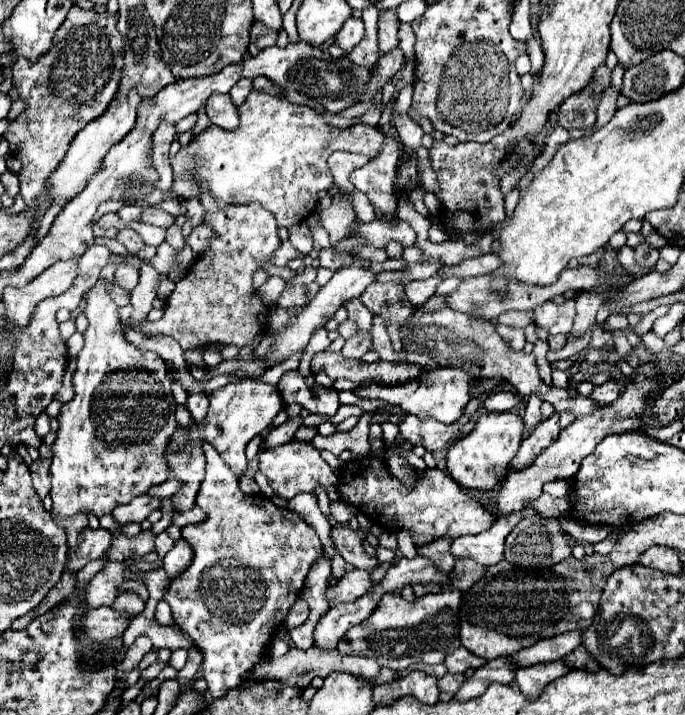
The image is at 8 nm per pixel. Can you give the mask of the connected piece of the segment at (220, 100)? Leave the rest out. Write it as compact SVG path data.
M212 94L206 102L206 114L214 126L220 126L224 130L238 128L238 108L232 104L228 94Z

